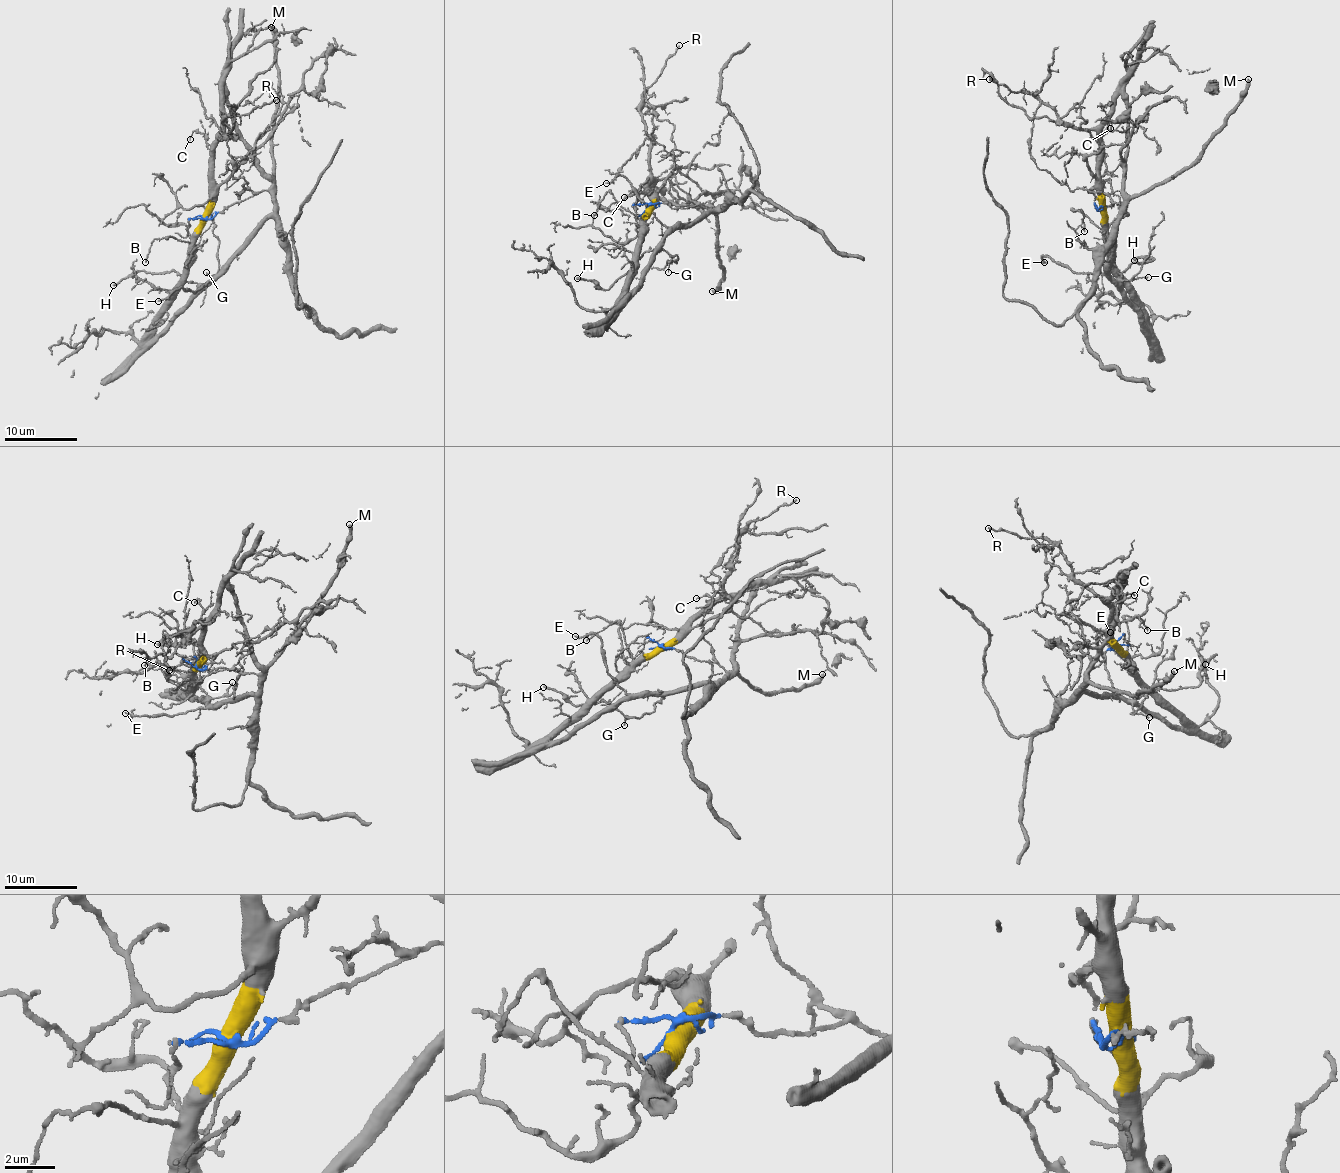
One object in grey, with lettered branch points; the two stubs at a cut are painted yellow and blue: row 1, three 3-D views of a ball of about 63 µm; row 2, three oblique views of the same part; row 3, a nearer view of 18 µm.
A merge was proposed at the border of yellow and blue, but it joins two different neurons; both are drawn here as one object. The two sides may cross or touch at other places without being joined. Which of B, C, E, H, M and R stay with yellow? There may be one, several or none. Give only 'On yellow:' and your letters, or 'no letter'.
On yellow: B, C, R

